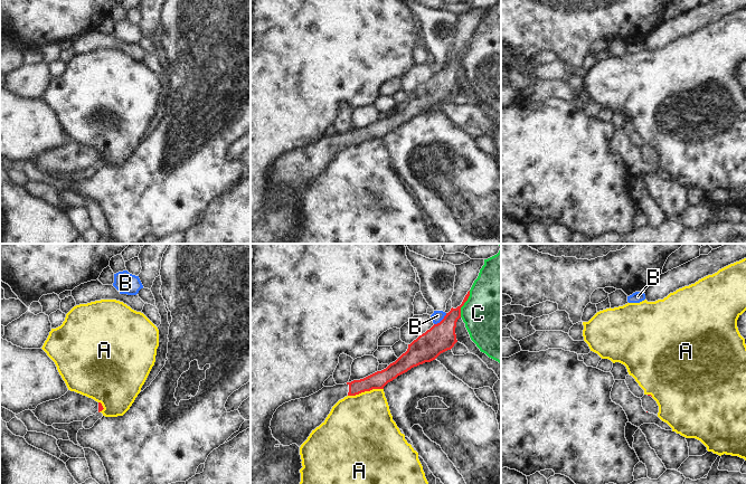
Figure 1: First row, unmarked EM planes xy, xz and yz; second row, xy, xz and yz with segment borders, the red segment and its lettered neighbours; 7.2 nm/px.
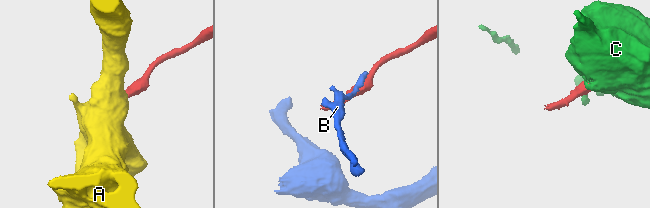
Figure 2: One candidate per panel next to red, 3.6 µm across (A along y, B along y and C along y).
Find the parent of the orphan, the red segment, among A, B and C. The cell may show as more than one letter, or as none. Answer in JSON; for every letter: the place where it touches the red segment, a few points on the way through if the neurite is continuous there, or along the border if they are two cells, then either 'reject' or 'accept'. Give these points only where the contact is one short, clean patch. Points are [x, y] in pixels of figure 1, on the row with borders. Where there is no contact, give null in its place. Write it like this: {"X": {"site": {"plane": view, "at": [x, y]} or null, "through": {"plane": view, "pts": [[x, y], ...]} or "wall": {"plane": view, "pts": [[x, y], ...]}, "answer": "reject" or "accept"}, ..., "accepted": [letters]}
{"A": {"site": {"plane": "xz", "at": [365, 390]}, "wall": {"plane": "xz", "pts": [[383, 388], [372, 388], [348, 396]]}, "answer": "reject"}, "B": {"site": {"plane": "xz", "at": [442, 320]}, "wall": {"plane": "xz", "pts": [[446, 313], [434, 324]]}, "answer": "reject"}, "C": {"site": {"plane": "xz", "at": [463, 304]}, "answer": "reject"}, "accepted": []}

